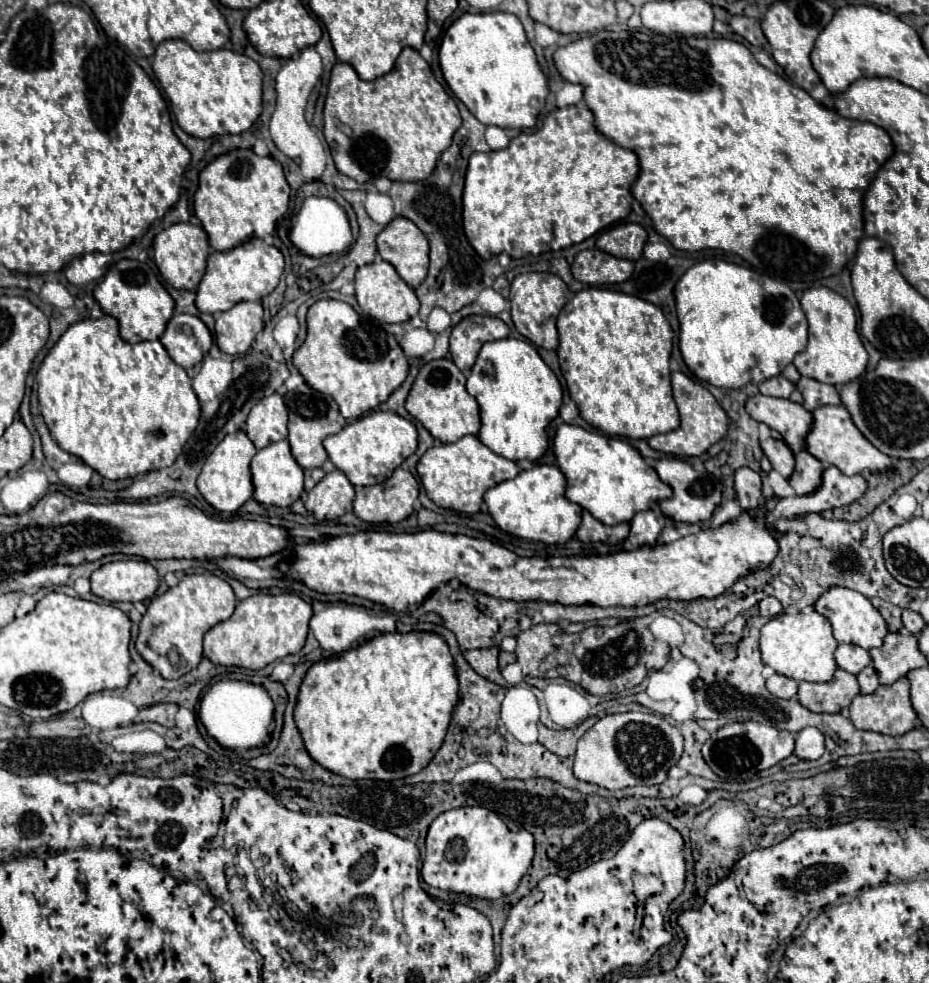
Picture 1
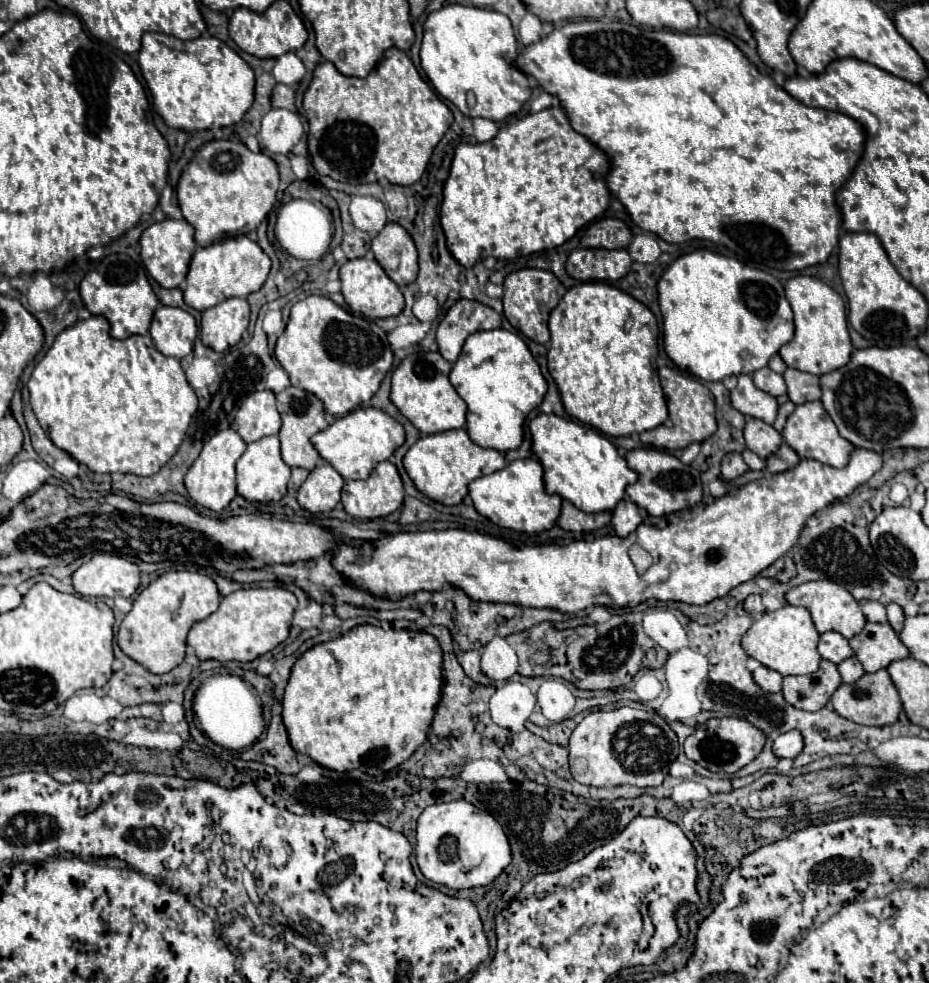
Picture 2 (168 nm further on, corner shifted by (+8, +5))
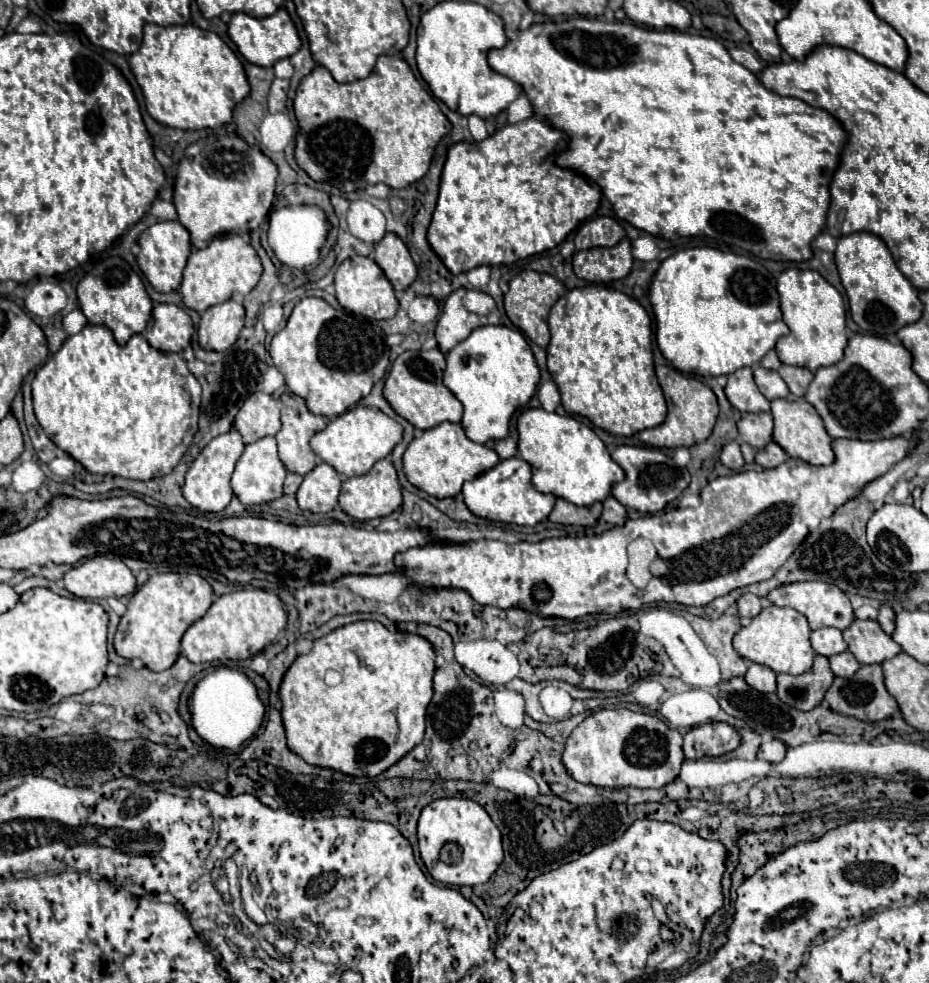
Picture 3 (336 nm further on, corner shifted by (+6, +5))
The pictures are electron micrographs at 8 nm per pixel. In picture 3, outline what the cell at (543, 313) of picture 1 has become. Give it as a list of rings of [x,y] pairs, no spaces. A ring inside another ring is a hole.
[[[524,270],[520,272],[516,278],[512,278],[510,282],[510,290],[504,296],[504,309],[510,322],[520,328],[532,342],[542,348],[546,348],[550,342],[550,331],[546,320],[548,320],[548,312],[554,306],[554,302],[564,294],[564,286],[558,278],[550,276],[550,274],[540,274],[534,270]]]

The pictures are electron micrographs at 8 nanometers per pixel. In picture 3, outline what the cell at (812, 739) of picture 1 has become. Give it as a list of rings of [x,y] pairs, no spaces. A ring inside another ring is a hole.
[[[768,740],[768,742],[762,742],[760,750],[758,750],[758,758],[760,760],[766,760],[770,764],[778,764],[782,758],[784,758],[784,750],[786,750],[786,744],[780,742],[780,740]]]

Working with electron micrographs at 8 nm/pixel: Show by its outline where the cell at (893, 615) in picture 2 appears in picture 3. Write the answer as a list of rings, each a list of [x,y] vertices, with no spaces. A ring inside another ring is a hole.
[[[886,604],[880,606],[880,610],[878,610],[878,624],[880,624],[880,628],[886,634],[894,632],[894,618],[896,618],[896,614],[894,614],[894,610],[890,606],[886,606]]]

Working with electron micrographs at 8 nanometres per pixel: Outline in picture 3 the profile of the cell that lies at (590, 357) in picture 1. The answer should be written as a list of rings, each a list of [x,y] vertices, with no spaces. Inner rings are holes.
[[[582,286],[562,296],[548,316],[552,340],[548,344],[548,370],[562,396],[562,406],[568,414],[580,414],[594,426],[618,434],[632,436],[634,432],[654,428],[666,418],[666,400],[654,374],[652,362],[652,320],[646,310],[630,296],[606,286]]]

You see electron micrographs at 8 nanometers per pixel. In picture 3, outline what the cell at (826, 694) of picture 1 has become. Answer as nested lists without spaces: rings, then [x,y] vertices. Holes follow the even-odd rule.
[[[818,654],[814,658],[814,666],[808,672],[800,674],[800,676],[778,674],[776,676],[776,682],[778,682],[776,694],[784,704],[808,712],[822,702],[832,680],[834,680],[834,674],[828,666],[828,658]]]

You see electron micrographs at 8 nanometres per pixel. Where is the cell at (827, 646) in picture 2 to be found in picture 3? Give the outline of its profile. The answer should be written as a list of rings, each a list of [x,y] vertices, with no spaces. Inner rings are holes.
[[[818,628],[810,634],[810,644],[816,654],[822,656],[834,656],[846,650],[846,642],[842,638],[842,632],[838,628]]]

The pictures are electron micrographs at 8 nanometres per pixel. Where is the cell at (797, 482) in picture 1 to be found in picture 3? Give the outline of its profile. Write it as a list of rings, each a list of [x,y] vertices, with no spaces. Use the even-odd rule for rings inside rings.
[[[770,442],[768,446],[756,452],[756,464],[760,464],[762,468],[776,468],[786,458],[788,458],[786,452],[776,442]]]

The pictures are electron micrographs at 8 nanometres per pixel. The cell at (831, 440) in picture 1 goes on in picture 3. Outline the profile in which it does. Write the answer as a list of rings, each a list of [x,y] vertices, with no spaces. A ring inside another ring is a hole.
[[[798,398],[794,402],[790,400],[772,400],[770,402],[772,408],[772,416],[774,416],[774,432],[772,432],[772,440],[784,448],[784,452],[792,458],[800,458],[808,464],[814,466],[822,466],[822,464],[832,464],[834,462],[834,452],[832,452],[832,438],[828,436],[828,432],[824,430],[824,424],[820,420],[820,416],[816,414],[814,406],[808,404],[804,398]]]

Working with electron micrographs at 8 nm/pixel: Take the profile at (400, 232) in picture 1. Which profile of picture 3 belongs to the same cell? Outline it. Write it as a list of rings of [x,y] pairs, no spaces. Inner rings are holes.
[[[388,232],[374,250],[376,264],[384,270],[386,278],[394,286],[396,292],[406,290],[418,276],[416,264],[412,262],[412,256],[406,248],[406,244],[392,232]]]

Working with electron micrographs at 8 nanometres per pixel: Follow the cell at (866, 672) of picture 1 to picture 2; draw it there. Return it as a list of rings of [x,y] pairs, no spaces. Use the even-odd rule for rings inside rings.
[[[852,656],[852,658],[844,660],[842,664],[838,664],[838,670],[840,670],[842,682],[846,682],[846,684],[856,682],[856,680],[862,678],[862,674],[864,674],[864,668],[862,668],[862,664],[858,662],[856,656]]]

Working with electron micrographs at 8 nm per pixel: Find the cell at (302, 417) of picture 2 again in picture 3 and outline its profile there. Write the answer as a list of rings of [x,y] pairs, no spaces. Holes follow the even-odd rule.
[[[290,392],[280,398],[282,428],[276,434],[278,454],[290,472],[300,476],[308,474],[316,466],[316,454],[310,450],[310,438],[324,430],[326,420],[308,412],[304,400]]]

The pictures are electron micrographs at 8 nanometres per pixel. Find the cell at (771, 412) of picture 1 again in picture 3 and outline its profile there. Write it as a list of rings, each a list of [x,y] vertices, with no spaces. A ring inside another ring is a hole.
[[[748,366],[728,374],[728,384],[724,386],[724,394],[730,400],[730,404],[740,412],[768,412],[770,410],[770,402],[760,394],[760,390],[752,378],[752,368],[748,368]]]

